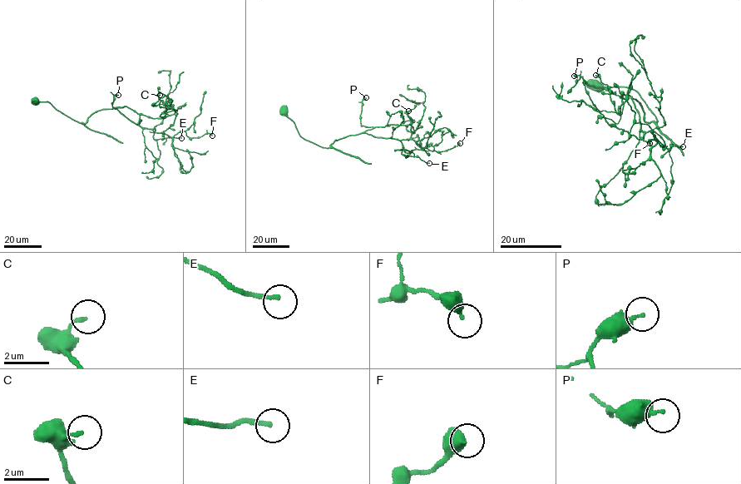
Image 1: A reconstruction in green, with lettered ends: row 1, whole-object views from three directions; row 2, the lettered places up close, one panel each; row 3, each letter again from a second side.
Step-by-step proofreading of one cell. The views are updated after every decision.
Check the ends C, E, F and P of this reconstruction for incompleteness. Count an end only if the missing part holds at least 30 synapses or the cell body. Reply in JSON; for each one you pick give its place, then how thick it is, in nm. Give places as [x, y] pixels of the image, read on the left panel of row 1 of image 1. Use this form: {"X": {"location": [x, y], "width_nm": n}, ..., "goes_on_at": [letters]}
{"E": {"location": [181, 138], "width_nm": 190}, "goes_on_at": ["E"]}

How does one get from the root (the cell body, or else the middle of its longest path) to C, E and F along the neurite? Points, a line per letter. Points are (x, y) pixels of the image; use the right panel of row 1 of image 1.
C: (597, 85), (634, 89), (656, 122), (646, 122), (629, 95), (618, 114), (595, 75)
E: (597, 85), (634, 89), (656, 117), (646, 122), (632, 98), (641, 130), (656, 133), (666, 148), (683, 146)
F: (597, 85), (639, 94), (656, 117), (646, 122), (632, 98), (643, 139), (664, 146), (649, 143)

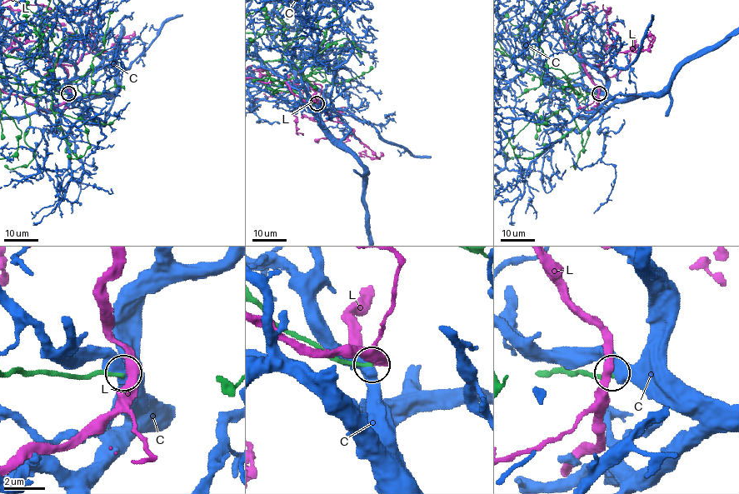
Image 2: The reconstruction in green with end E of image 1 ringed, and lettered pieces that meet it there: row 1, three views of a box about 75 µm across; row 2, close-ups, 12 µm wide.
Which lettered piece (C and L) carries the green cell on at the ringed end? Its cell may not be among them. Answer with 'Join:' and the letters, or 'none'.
Join: none

